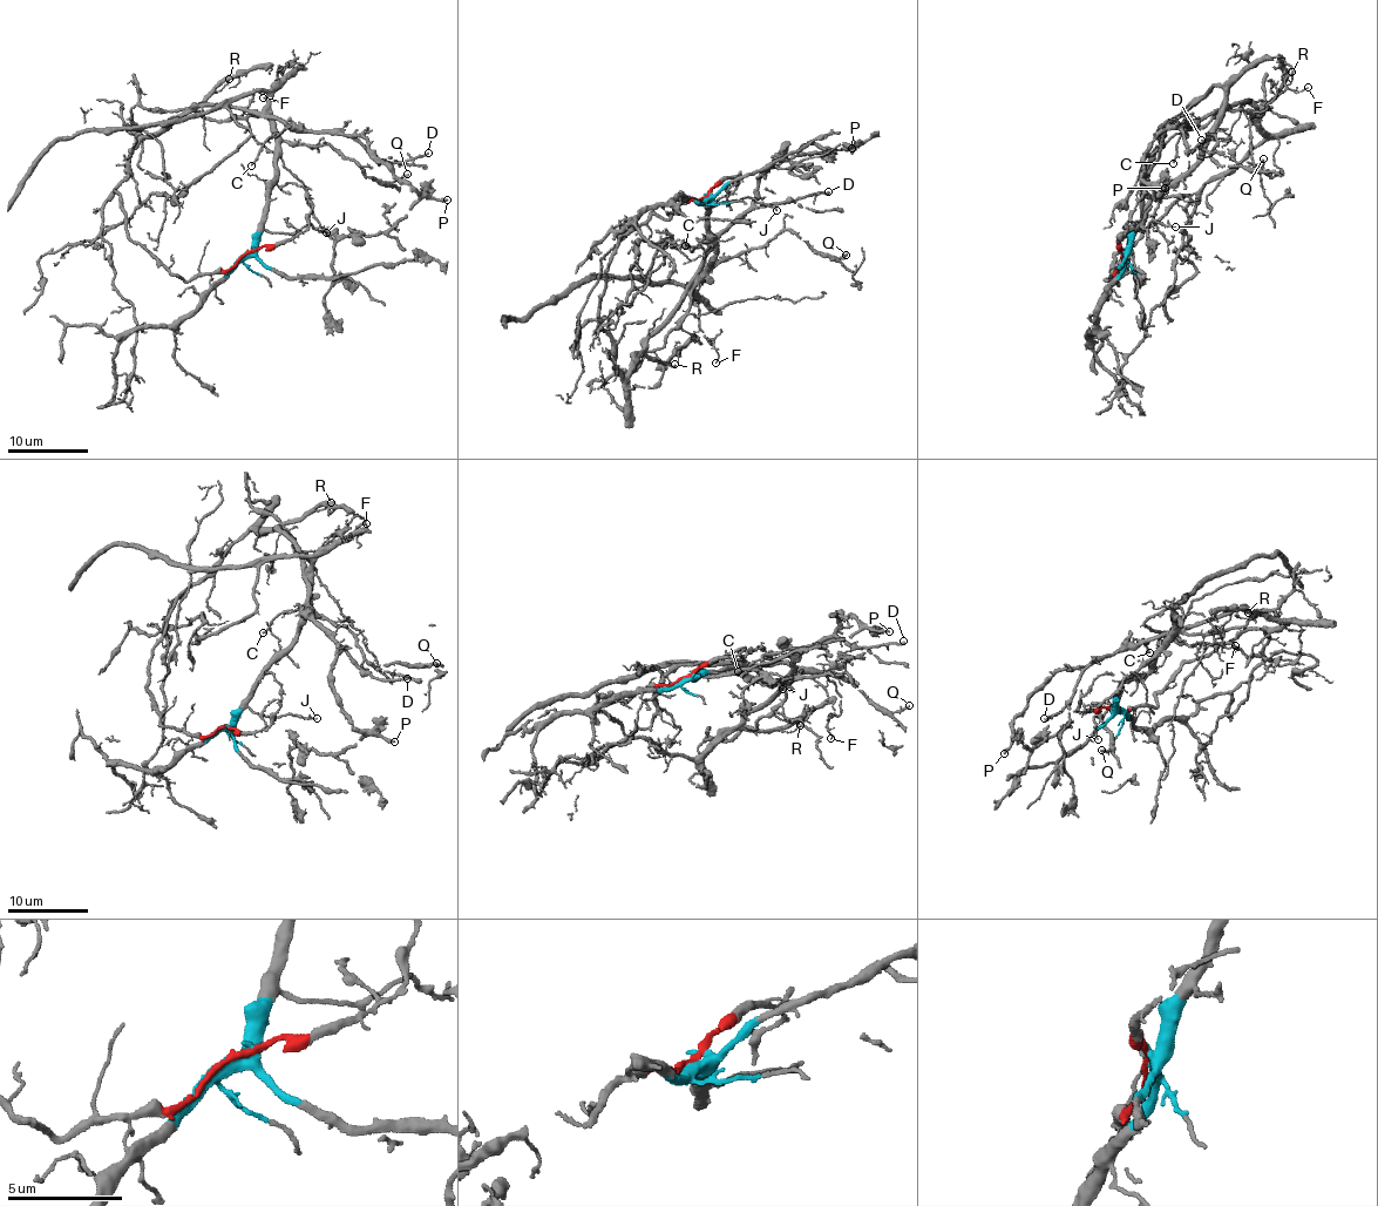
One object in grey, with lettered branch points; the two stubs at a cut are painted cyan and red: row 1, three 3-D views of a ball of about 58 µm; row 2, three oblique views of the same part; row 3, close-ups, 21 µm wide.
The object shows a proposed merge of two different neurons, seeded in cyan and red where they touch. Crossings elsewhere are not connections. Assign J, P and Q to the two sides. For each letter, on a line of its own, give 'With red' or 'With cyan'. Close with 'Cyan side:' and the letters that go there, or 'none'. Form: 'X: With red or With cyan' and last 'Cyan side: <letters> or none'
J: With cyan
P: With red
Q: With cyan
Cyan side: J, Q

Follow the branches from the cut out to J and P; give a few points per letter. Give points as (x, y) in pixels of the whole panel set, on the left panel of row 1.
J: (245, 253), (252, 250), (263, 230), (293, 234), (311, 225), (325, 232)
P: (245, 253), (187, 280), (130, 238), (115, 192), (142, 140), (231, 106), (364, 136), (412, 187), (448, 200)

